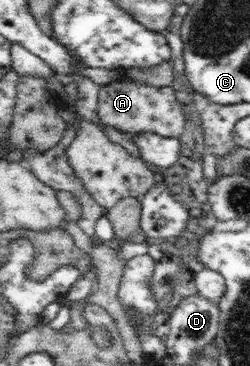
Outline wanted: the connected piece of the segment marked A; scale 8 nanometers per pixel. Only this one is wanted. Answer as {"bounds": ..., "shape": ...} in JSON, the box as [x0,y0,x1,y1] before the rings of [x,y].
{"bounds":[99,80,187,138],"shape":[[[117,80],[100,86],[99,119],[127,135],[150,132],[165,138],[178,138],[185,131],[187,116],[178,94],[168,87],[150,87],[145,83]]]}

